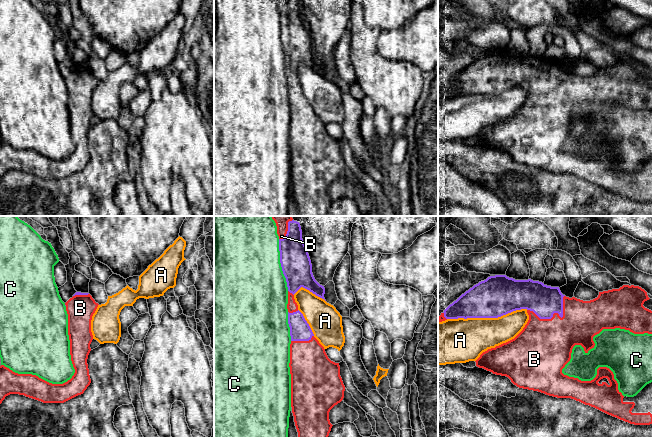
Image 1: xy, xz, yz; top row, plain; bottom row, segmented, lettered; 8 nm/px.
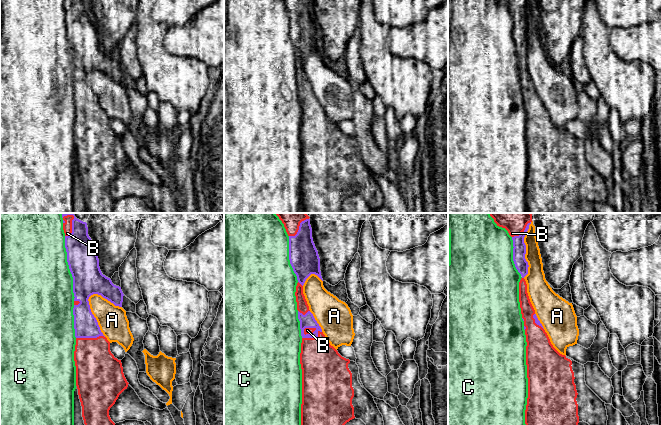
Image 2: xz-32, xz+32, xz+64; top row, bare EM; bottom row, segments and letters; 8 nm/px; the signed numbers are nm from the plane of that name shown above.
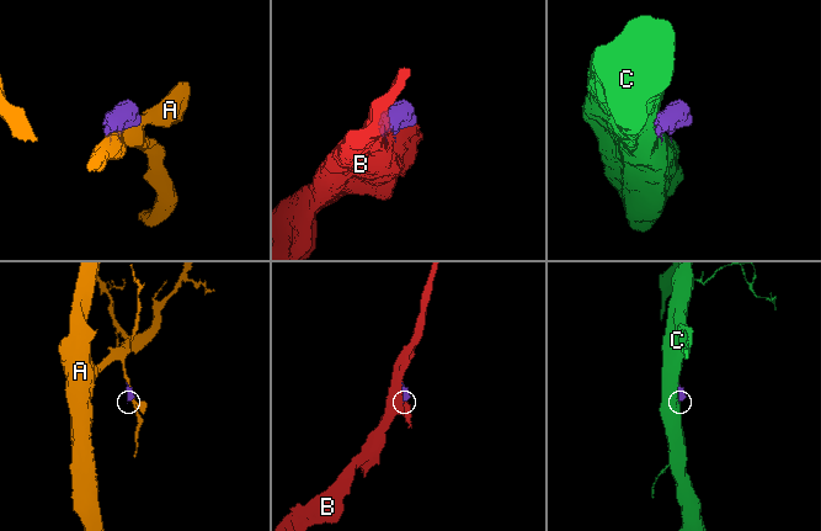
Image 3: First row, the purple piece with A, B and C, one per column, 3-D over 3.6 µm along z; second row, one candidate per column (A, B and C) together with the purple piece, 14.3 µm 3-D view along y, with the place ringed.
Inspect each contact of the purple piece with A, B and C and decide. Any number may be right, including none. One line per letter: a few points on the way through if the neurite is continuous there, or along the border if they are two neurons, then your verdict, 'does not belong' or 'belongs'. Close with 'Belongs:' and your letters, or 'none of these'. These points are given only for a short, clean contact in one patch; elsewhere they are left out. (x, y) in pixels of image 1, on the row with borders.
A: does not belong
B: belongs
C: does not belong
Belongs: B

